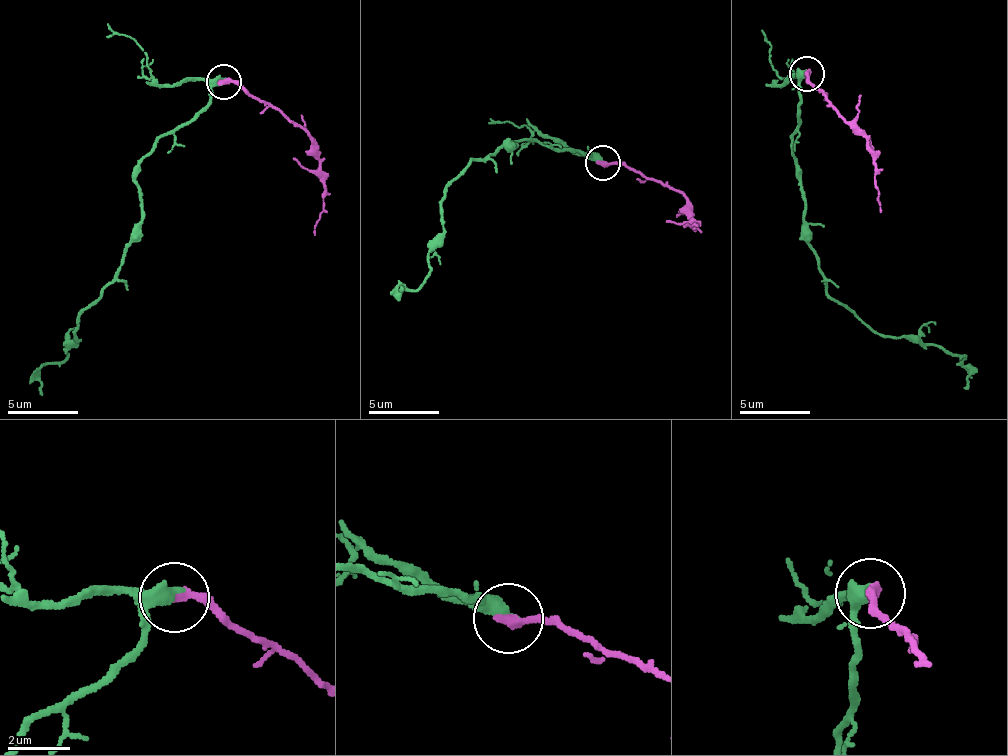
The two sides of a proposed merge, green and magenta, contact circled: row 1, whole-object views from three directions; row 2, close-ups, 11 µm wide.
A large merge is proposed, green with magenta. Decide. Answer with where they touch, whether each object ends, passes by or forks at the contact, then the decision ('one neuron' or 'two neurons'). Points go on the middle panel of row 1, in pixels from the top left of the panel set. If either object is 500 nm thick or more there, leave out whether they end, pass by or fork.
(602, 162) | one neuron

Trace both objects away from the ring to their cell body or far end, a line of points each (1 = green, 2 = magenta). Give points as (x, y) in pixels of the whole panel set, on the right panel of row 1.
1: (805, 75), (795, 159), (824, 288), (878, 333), (964, 356), (971, 364), (964, 388)
2: (805, 75), (872, 156), (879, 213)

